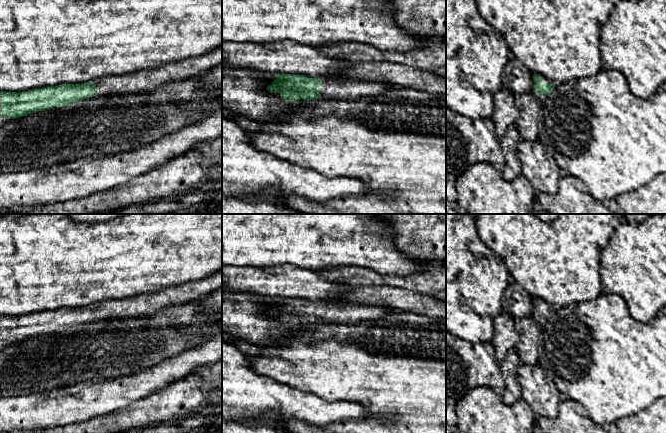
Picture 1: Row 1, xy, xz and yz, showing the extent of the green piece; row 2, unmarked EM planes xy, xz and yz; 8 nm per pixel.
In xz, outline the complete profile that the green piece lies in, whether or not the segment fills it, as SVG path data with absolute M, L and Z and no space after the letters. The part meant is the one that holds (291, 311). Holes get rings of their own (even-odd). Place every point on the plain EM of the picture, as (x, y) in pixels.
M296 298L277 299L274 306L267 311L270 317L278 317L283 323L293 327L301 323L317 324L320 320L325 323L358 323L378 319L392 312L395 311L358 303L307 302Z

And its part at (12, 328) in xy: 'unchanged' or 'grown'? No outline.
grown

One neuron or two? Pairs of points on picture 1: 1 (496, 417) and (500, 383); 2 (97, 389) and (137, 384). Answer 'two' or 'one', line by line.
1: two
2: one

